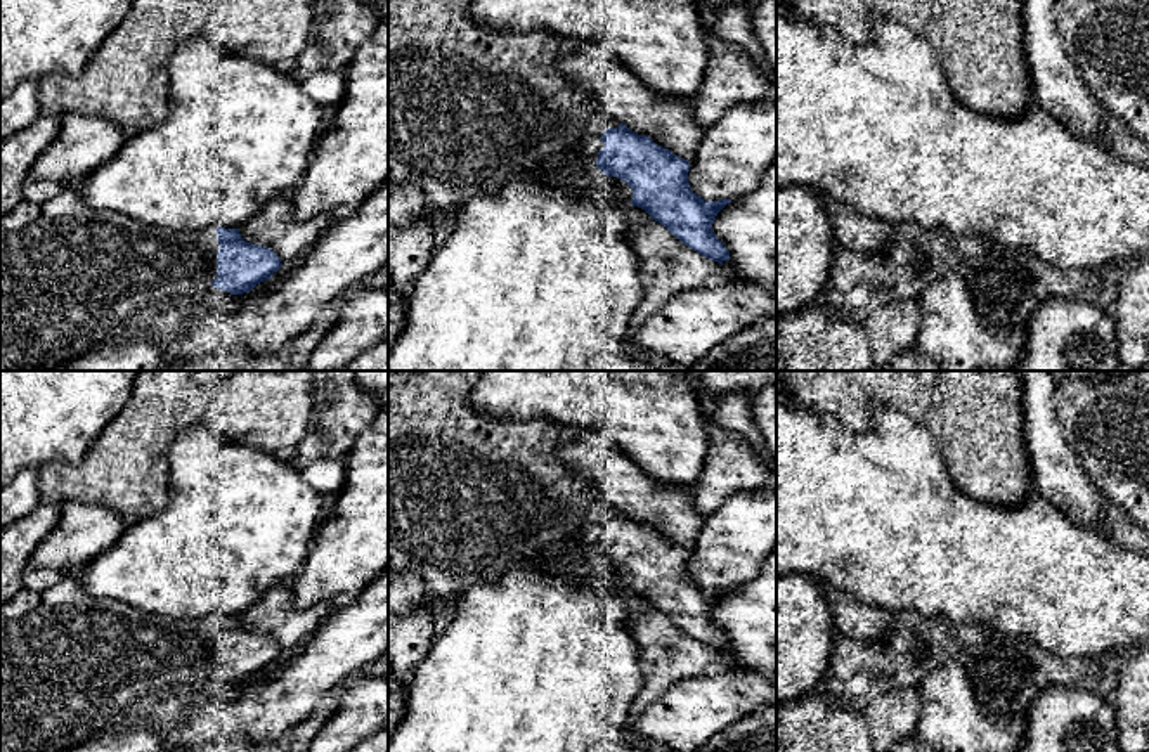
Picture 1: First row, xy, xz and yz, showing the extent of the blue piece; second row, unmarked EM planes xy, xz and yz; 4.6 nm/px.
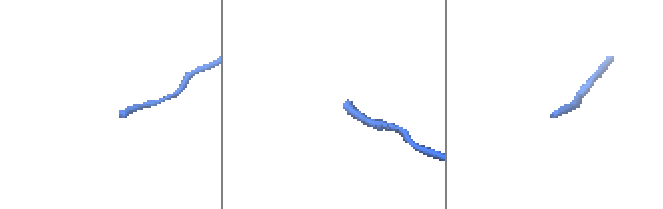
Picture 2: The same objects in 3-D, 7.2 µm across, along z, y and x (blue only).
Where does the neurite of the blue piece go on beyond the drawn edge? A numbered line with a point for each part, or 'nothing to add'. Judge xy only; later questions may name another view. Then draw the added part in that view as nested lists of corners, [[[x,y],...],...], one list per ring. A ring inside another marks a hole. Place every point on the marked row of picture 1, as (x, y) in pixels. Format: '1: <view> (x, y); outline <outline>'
1: xy (70, 274); outline [[[76,184],[42,203],[23,199],[0,217],[0,371],[49,371],[81,359],[99,350],[140,308],[215,288],[218,248],[217,225],[199,230],[151,227],[88,206]]]

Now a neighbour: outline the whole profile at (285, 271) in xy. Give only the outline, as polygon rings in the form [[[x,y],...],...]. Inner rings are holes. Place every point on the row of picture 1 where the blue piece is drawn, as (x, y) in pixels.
[[[303,253],[303,255],[300,255],[298,258],[295,258],[293,262],[282,265],[282,267],[281,267],[277,272],[274,272],[267,281],[256,284],[251,291],[256,293],[256,291],[262,291],[262,289],[272,288],[277,279],[284,279],[284,277],[288,277],[289,274],[293,274],[293,272],[307,260],[307,255],[308,255],[308,253]]]

